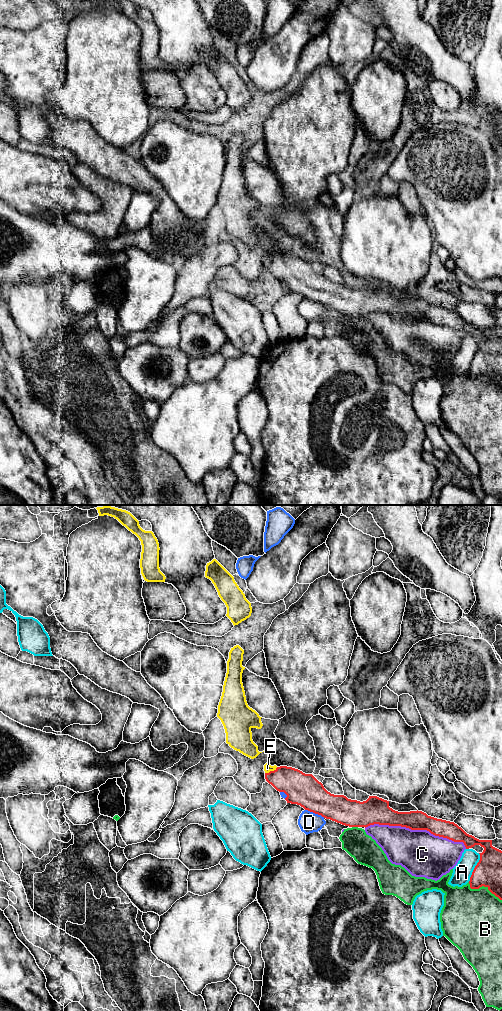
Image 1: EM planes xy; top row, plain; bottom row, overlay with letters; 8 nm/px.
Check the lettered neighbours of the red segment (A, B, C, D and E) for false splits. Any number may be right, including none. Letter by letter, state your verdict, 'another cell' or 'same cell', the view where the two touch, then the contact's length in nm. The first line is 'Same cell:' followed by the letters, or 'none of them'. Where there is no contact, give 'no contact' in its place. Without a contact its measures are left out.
Same cell: E
A: another cell | xy | 240 nm
B: another cell | xy | 300 nm
C: another cell | xy | 850 nm
D: another cell | xy | 170 nm
E: same cell | xy | 120 nm

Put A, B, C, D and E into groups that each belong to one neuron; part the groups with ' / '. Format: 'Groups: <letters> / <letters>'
Groups: A / B / C D / E

